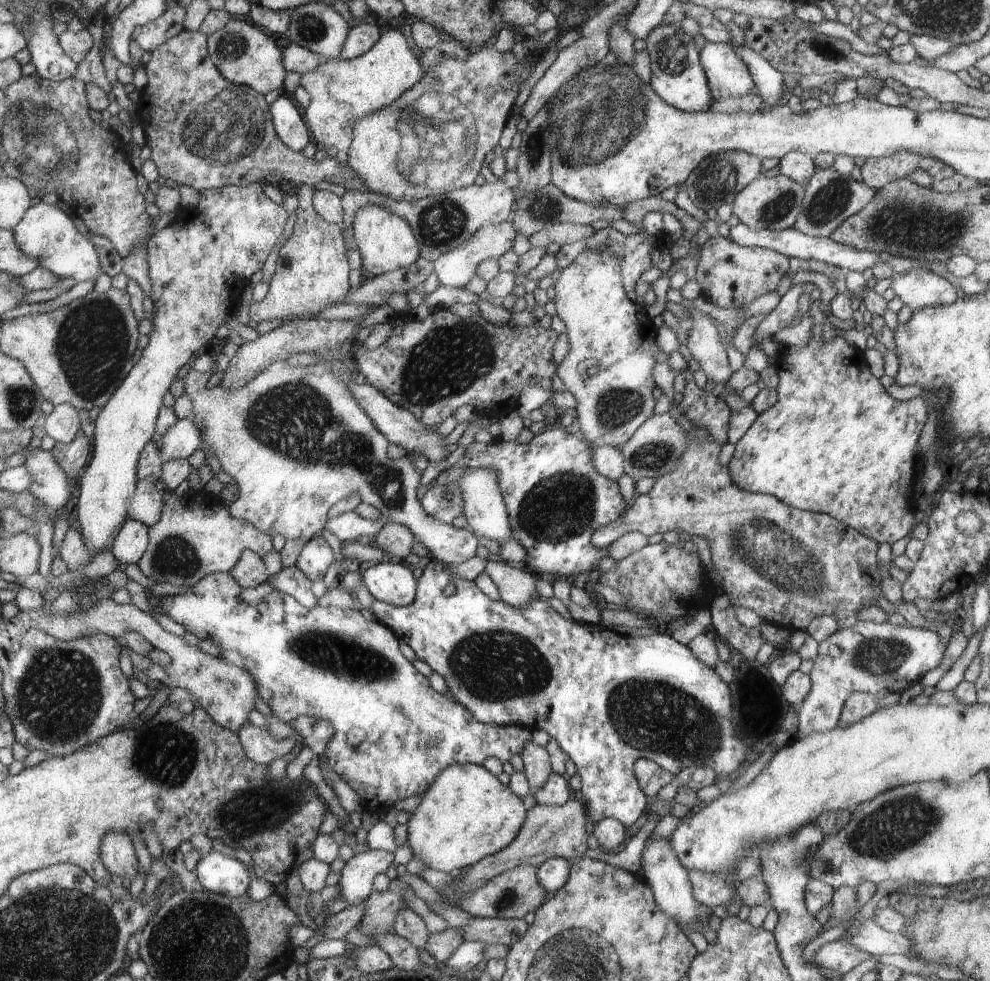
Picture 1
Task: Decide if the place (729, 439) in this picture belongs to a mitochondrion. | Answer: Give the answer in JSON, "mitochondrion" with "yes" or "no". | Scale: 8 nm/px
{"mitochondrion":"no"}

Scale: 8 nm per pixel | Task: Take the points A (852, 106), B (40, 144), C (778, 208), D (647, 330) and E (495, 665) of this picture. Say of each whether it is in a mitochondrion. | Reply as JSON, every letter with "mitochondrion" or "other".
{"A":"other","B":"mitochondrion","C":"mitochondrion","D":"other","E":"mitochondrion"}

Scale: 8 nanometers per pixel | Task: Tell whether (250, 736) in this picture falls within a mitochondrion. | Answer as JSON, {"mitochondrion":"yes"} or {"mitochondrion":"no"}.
{"mitochondrion":"no"}

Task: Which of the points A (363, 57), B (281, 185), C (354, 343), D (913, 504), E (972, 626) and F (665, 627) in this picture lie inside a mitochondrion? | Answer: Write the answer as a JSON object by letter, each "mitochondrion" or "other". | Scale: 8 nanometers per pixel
{"A":"other","B":"other","C":"other","D":"other","E":"other","F":"other"}

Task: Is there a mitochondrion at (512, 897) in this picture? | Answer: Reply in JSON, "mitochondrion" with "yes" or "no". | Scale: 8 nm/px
{"mitochondrion":"yes"}

